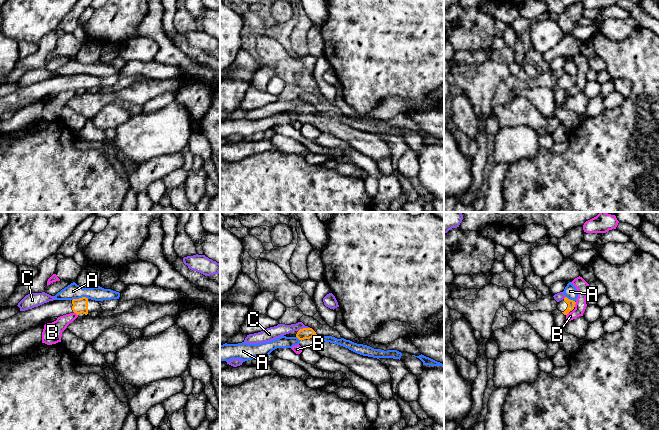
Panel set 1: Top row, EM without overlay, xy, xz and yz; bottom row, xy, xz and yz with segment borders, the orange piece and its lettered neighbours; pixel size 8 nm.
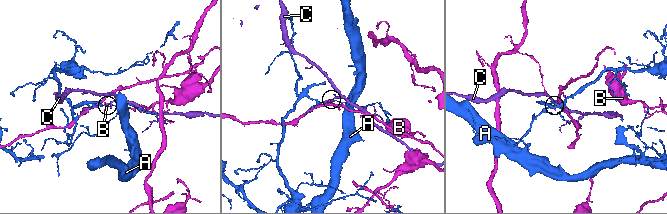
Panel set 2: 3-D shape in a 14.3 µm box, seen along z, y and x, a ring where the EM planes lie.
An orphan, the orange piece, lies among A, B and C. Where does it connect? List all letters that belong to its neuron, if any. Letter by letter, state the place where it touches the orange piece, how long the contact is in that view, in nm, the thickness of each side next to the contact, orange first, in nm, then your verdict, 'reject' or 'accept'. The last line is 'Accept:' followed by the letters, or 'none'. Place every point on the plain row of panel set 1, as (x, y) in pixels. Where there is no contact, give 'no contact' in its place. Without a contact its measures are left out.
A: meets orange in xy at (80, 74); contact 140 nm long; 120 nm thick on the orange side, 130 nm on the other; reject
B: meets orange in yz at (575, 79); contact 40 nm long; 60 nm thick on the orange side, 100 nm on the other; reject
C: meets orange in xz at (303, 104); contact 100 nm long; 100 nm thick on the orange side, 100 nm on the other; reject
Accept: none

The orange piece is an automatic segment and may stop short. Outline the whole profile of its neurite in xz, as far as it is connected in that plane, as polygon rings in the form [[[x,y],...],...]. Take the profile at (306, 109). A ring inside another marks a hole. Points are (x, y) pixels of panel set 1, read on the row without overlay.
[[[303,104],[284,112],[297,113],[302,124],[311,124],[318,128],[321,133],[327,133],[345,141],[353,149],[372,158],[374,161],[391,158],[388,143],[377,134],[357,130],[334,119],[319,117],[315,114],[317,110],[312,104]]]

